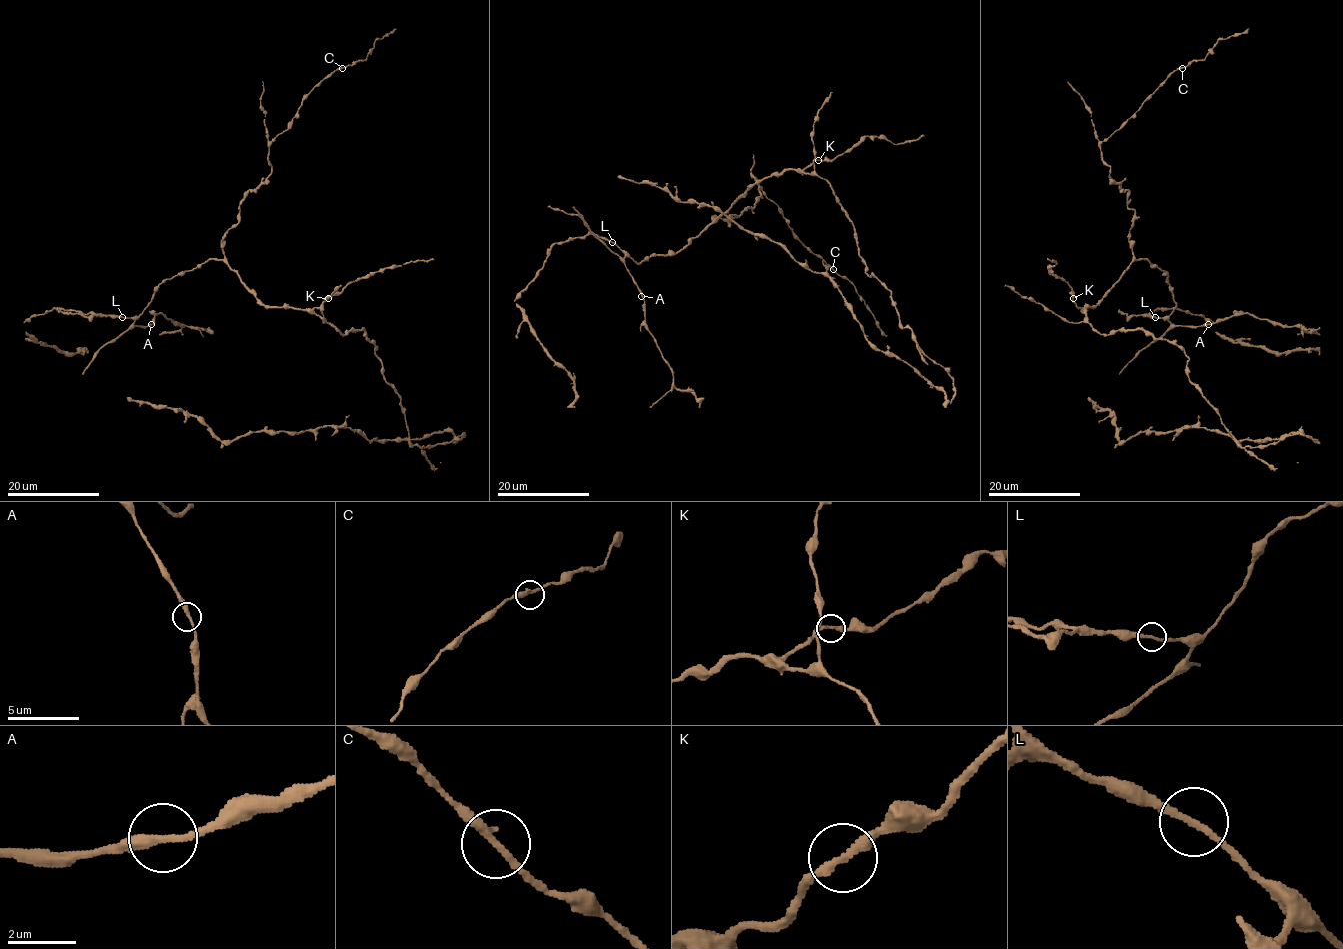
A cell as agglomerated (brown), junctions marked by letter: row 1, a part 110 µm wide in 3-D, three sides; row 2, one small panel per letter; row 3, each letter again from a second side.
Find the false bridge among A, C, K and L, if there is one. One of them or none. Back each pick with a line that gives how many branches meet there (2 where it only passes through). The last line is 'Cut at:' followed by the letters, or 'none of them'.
Cut at: none of them

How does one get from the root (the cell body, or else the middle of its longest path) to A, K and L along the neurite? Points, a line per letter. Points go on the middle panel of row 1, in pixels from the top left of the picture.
A: (865, 264), (832, 187), (817, 175), (785, 170), (758, 180), (678, 251), (639, 264), (626, 256), (641, 296)
K: (865, 264), (859, 254), (853, 223), (832, 187), (824, 179), (803, 171), (818, 160)
L: (865, 264), (853, 223), (832, 187), (797, 170), (758, 180), (676, 252), (652, 254), (638, 264), (613, 242)

